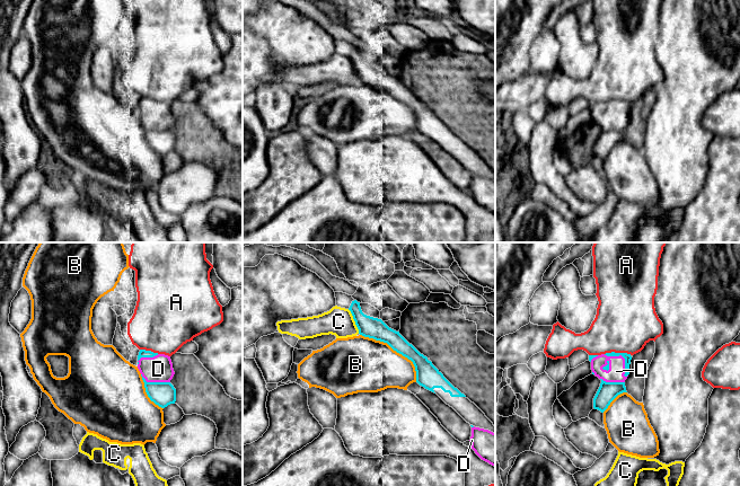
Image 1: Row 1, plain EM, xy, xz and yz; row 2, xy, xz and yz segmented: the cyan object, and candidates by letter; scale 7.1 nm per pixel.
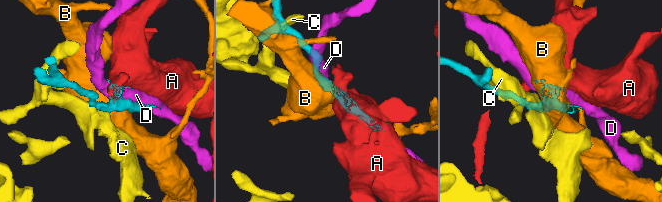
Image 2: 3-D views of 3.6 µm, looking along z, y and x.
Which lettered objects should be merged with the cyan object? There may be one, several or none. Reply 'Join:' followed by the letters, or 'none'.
Join: D

